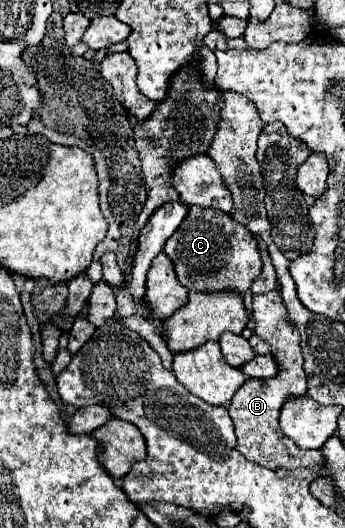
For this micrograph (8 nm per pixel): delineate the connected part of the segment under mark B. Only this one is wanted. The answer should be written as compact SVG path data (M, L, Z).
M275 290L267 294L253 296L253 334L257 334L261 340L265 340L271 346L271 356L277 360L277 376L267 380L247 380L237 394L231 400L229 416L235 424L237 434L237 448L243 452L243 456L255 464L267 466L267 468L315 468L315 472L323 470L323 456L319 450L301 450L293 440L289 440L281 428L279 428L279 412L283 404L289 398L303 398L307 394L307 378L303 372L303 356L299 350L299 336L297 330L285 322L285 306L281 304L281 296Z

